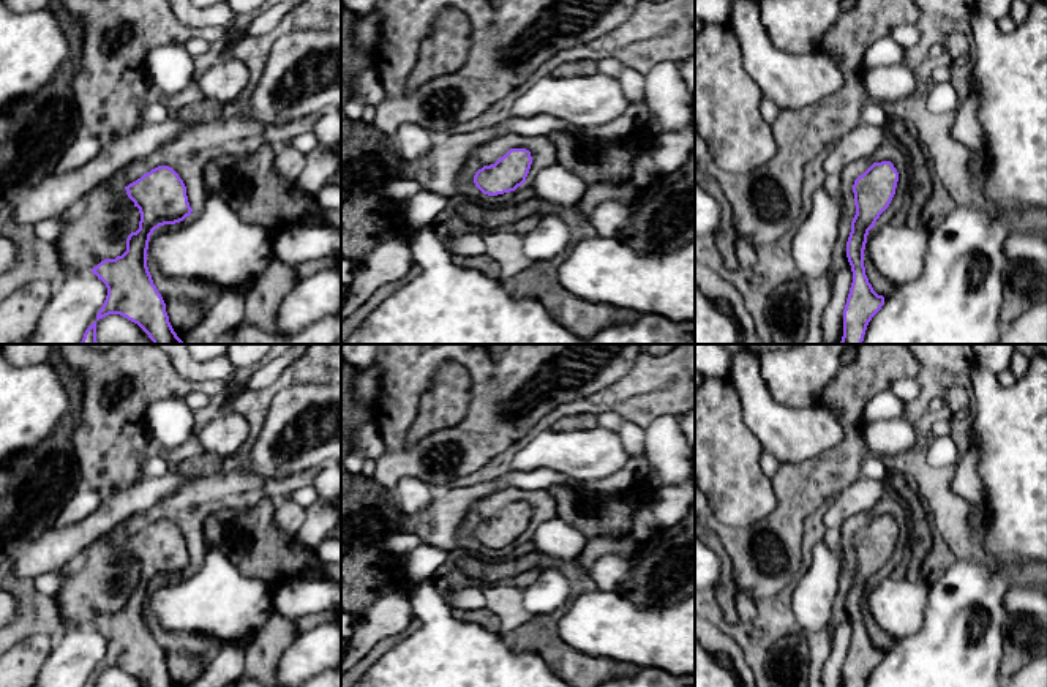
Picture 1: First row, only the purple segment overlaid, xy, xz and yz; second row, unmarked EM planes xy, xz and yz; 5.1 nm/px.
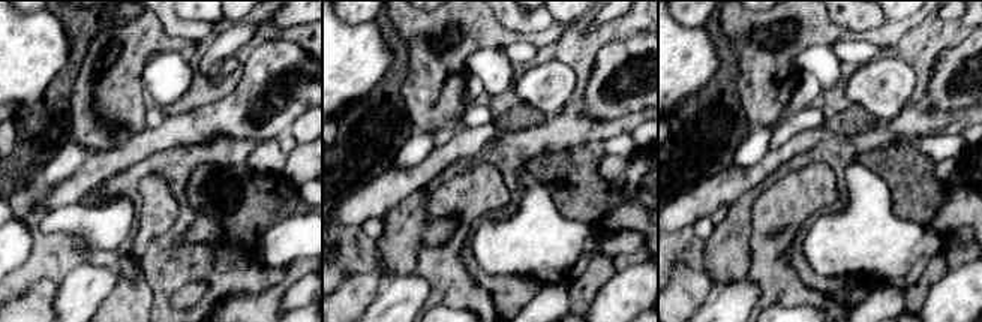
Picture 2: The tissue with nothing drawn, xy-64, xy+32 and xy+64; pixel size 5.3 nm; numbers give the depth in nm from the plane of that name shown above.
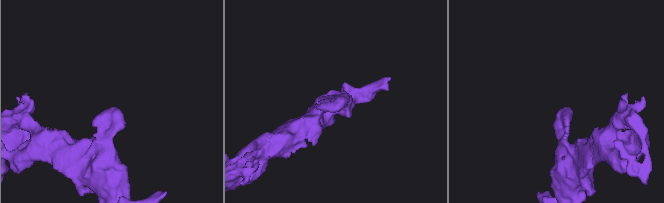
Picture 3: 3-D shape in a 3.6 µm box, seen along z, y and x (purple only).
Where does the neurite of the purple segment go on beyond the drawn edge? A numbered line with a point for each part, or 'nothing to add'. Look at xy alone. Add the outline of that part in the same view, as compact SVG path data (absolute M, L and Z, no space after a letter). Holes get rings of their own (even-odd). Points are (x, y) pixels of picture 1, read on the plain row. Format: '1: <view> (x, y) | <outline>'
nothing to add

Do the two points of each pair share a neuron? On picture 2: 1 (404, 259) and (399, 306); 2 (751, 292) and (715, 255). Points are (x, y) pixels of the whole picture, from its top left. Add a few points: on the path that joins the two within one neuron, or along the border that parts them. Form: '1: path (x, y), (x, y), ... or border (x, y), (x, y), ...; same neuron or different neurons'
1: border (414, 270), (405, 274), (387, 274), (383, 277); different neurons
2: border (747, 276), (714, 286); different neurons

